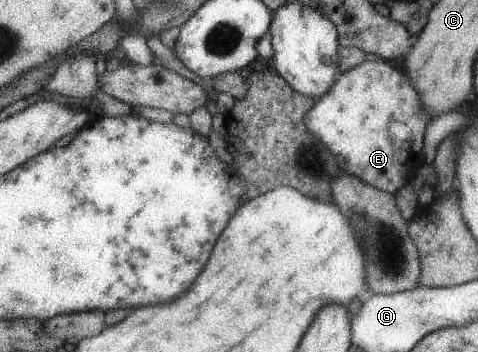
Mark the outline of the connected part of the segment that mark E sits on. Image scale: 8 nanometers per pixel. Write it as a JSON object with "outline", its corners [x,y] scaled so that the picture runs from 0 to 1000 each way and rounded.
{"outline":[[[801,165],[762,173],[718,207],[684,270],[659,284],[659,304],[638,332],[638,355],[692,423],[715,483],[820,551],[851,528],[870,500],[872,483],[885,474],[885,392],[893,352],[897,338],[881,310],[881,270],[854,210],[847,213]]]}

